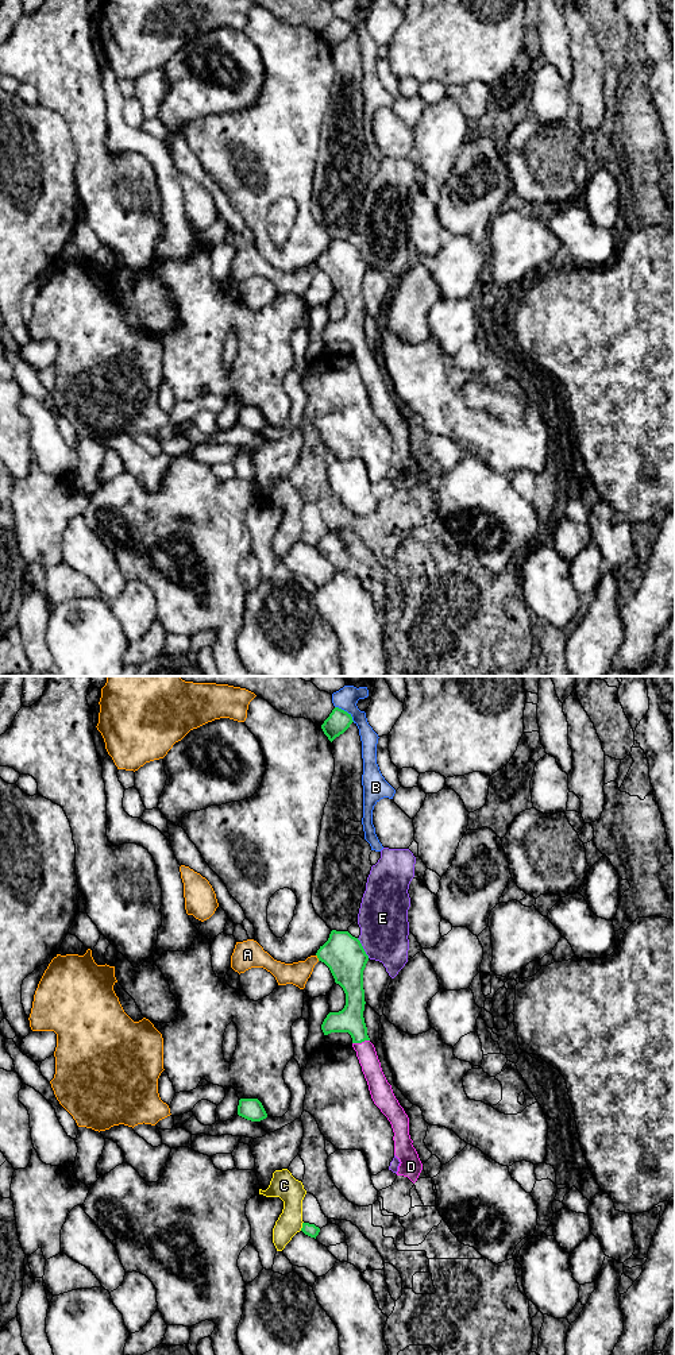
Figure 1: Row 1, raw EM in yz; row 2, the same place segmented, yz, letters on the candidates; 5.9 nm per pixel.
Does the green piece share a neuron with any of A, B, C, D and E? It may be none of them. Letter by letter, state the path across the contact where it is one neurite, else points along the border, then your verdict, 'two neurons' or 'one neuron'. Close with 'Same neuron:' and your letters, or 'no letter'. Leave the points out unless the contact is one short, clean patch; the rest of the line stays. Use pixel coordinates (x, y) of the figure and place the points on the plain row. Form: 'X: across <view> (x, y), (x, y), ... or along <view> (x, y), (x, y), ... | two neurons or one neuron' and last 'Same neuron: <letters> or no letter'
A: two neurons
B: two neurons
C: two neurons
D: across yz (350, 328), (358, 339), (361, 351), (366, 362) | one neuron
E: along yz (357, 247), (369, 266) | two neurons
Same neuron: D

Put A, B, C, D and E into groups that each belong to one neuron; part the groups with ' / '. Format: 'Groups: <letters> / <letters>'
Groups: A E / B / C / D

